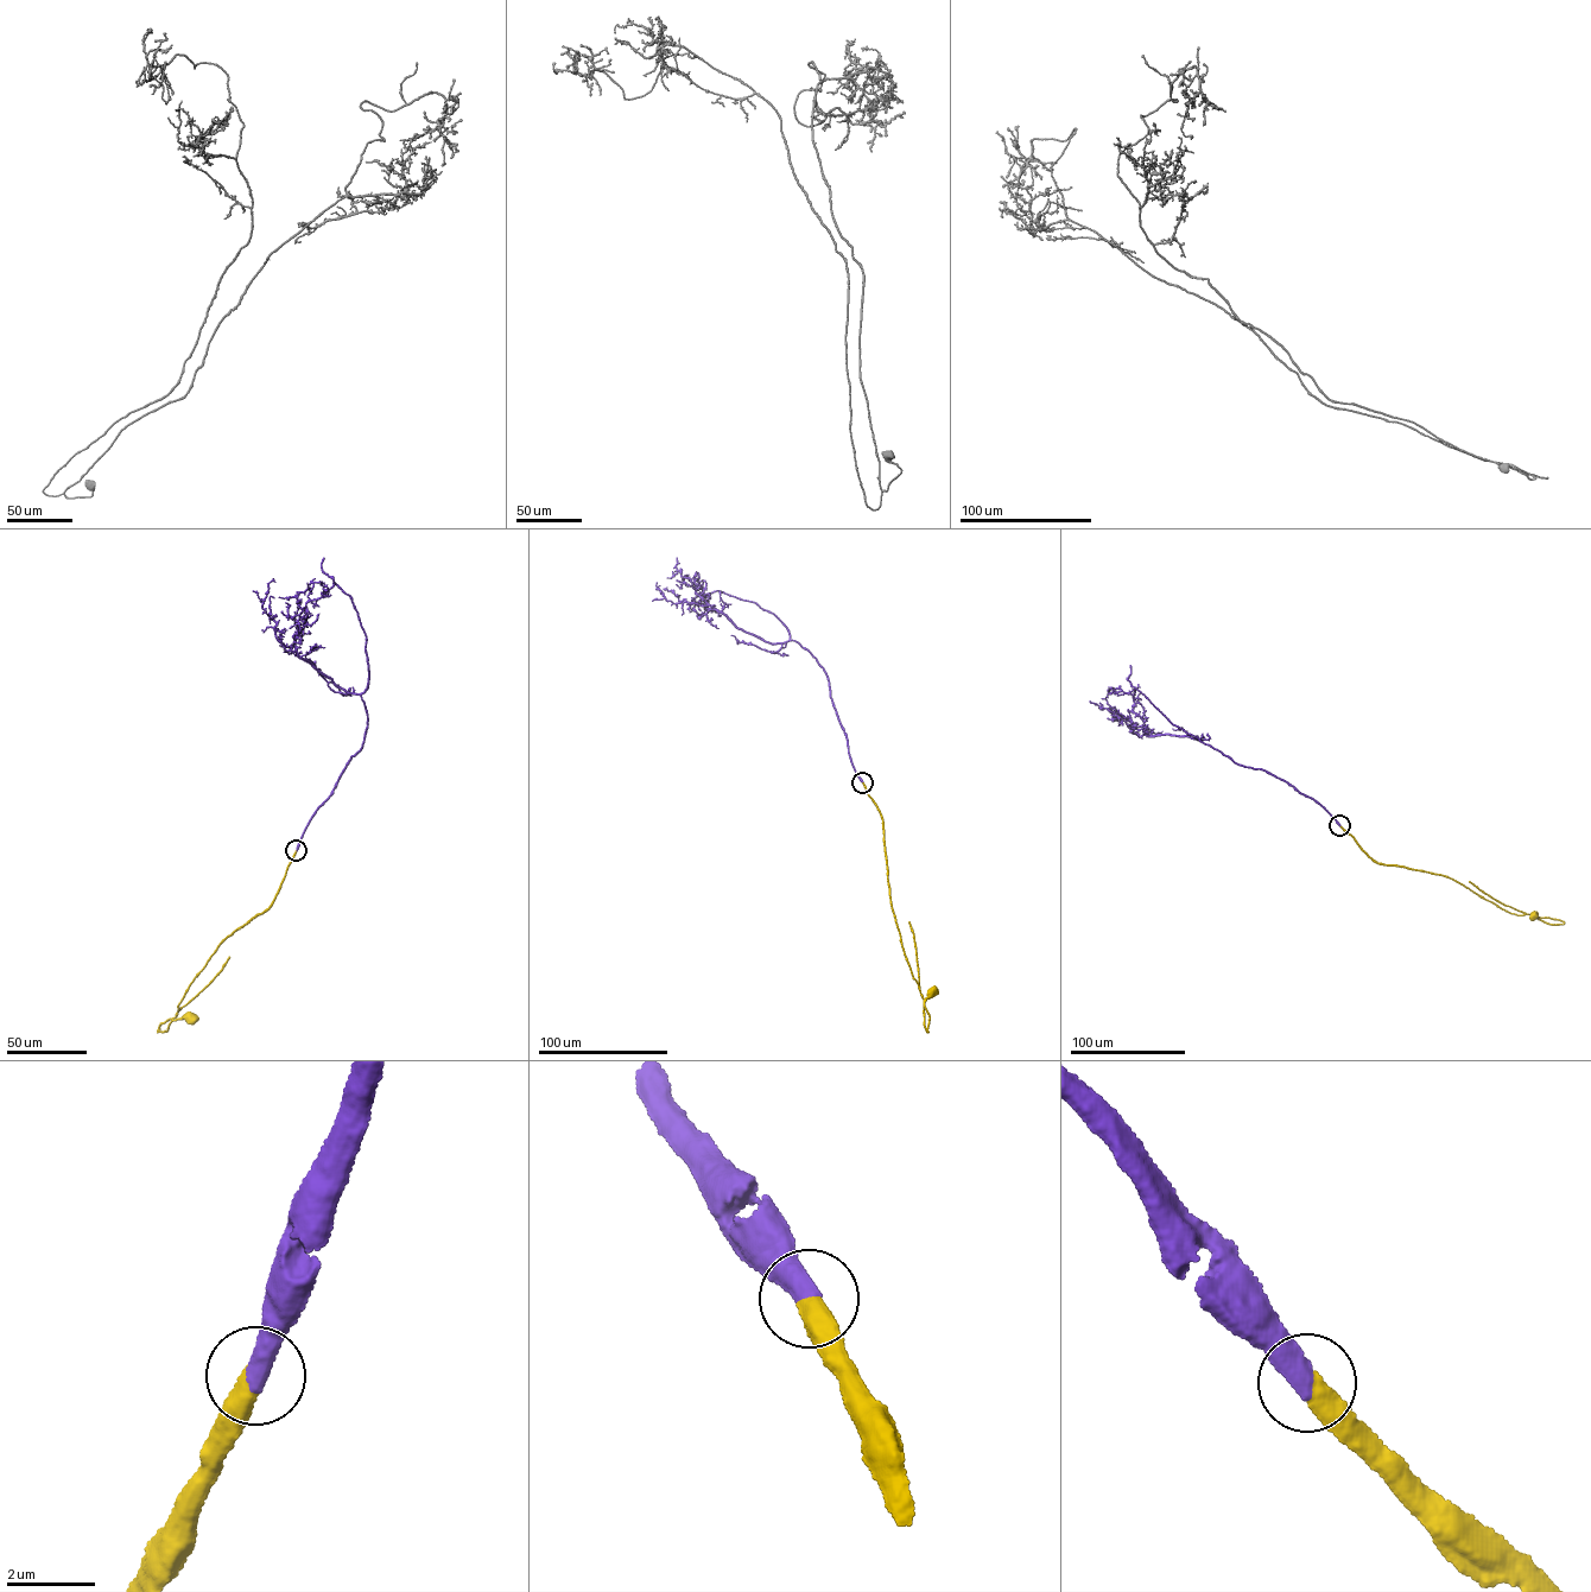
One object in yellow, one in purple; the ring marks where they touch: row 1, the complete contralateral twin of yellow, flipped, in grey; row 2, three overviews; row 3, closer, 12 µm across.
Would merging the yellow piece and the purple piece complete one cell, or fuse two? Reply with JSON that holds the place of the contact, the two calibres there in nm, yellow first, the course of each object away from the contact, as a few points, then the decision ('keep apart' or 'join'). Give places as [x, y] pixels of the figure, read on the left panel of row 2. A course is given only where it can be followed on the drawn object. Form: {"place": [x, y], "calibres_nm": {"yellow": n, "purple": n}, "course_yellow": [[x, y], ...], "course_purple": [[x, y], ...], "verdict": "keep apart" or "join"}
{"place": [296, 850], "calibres_nm": {"yellow": 550, "purple": 500}, "course_yellow": [[296, 850], [268, 908], [223, 939], [187, 989], [176, 1016], [157, 1032], [190, 1018]], "course_purple": [[297, 850], [368, 725], [360, 695], [298, 657], [305, 603], [328, 591], [319, 581], [308, 589]], "verdict": "join"}

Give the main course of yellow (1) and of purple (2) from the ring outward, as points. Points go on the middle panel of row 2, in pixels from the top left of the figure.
1: (863, 782), (882, 820), (891, 902), (924, 1000), (927, 1032), (924, 1001), (932, 993)
2: (863, 782), (817, 659), (793, 640), (766, 641), (707, 610), (705, 602), (697, 603), (702, 587), (683, 576)

